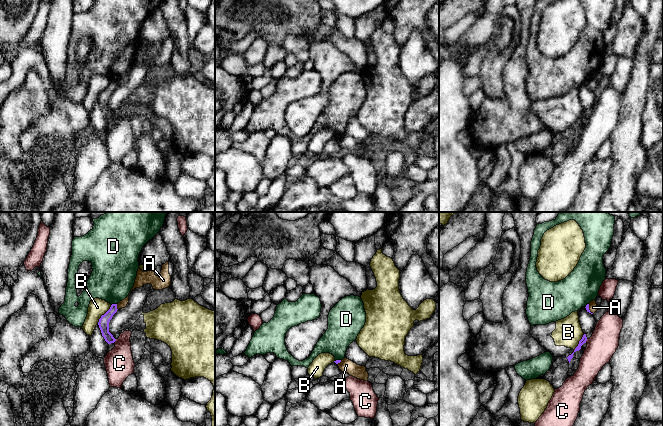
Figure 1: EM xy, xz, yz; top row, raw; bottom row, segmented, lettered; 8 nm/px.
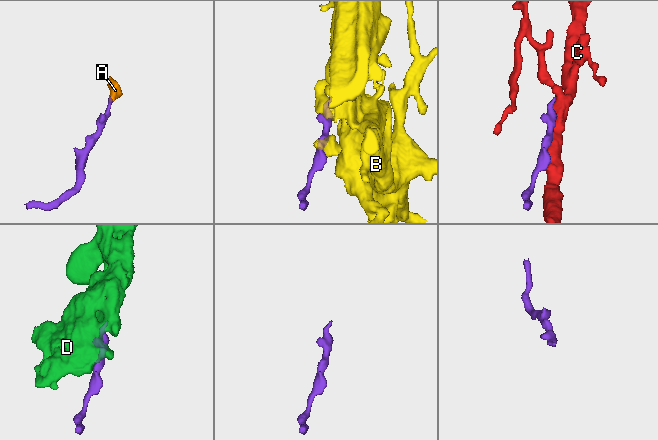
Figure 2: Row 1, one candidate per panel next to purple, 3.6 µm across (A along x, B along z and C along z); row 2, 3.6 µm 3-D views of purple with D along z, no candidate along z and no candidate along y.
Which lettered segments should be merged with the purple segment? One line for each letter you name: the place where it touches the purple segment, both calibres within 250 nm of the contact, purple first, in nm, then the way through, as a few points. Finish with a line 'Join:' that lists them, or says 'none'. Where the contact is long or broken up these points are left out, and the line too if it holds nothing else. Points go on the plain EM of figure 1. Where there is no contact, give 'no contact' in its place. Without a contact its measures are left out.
A: contact xy (116, 83); calibres 90 and 60 nm; way xy (103, 99), (116, 83), (122, 80)
Join: A

